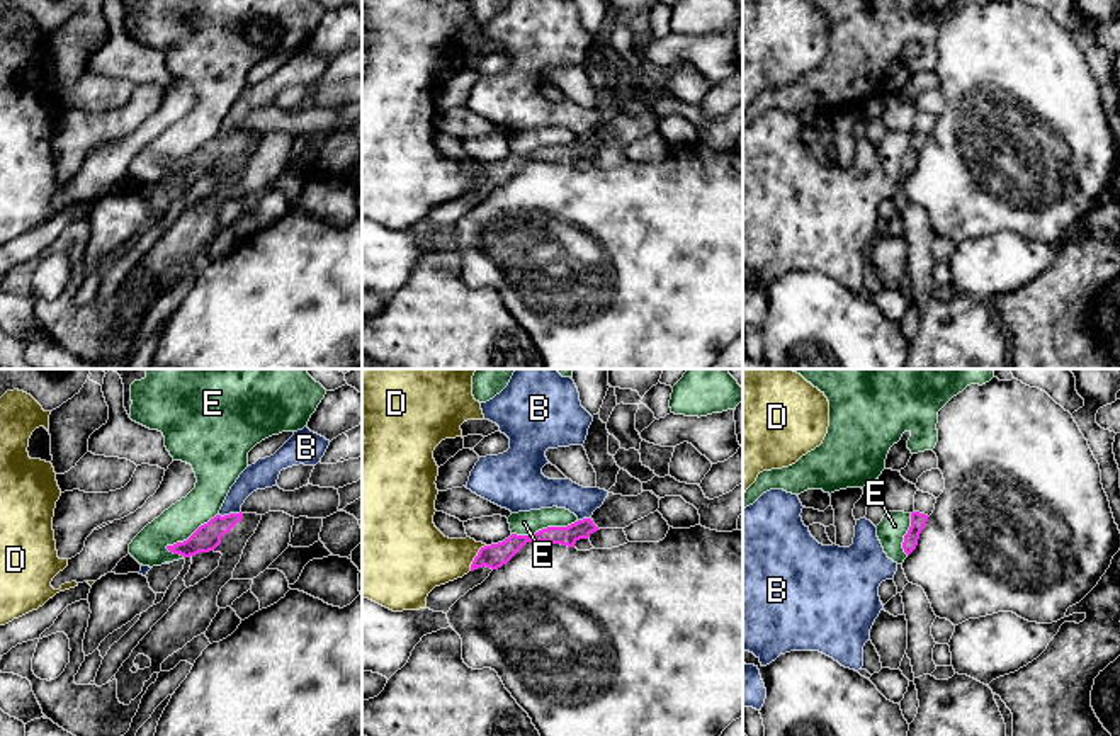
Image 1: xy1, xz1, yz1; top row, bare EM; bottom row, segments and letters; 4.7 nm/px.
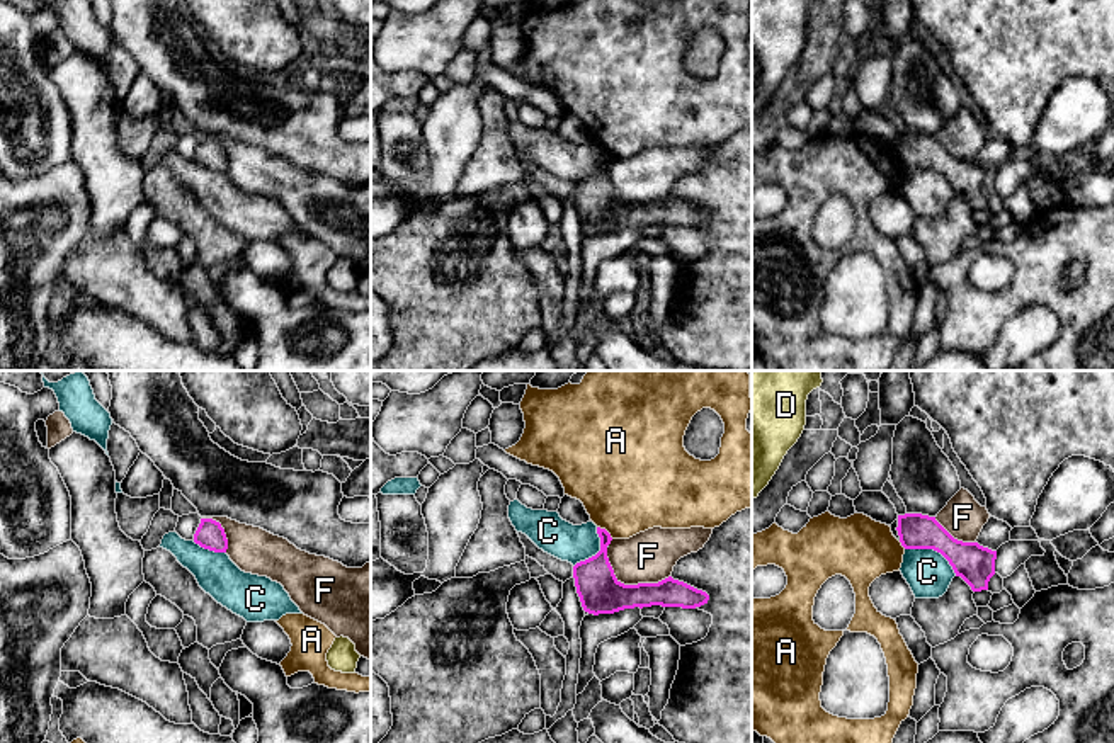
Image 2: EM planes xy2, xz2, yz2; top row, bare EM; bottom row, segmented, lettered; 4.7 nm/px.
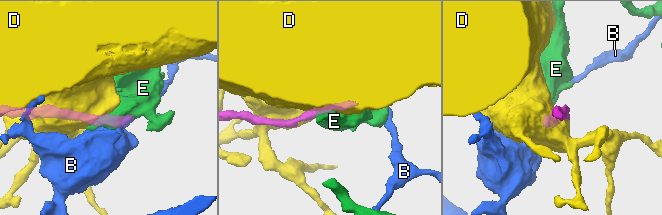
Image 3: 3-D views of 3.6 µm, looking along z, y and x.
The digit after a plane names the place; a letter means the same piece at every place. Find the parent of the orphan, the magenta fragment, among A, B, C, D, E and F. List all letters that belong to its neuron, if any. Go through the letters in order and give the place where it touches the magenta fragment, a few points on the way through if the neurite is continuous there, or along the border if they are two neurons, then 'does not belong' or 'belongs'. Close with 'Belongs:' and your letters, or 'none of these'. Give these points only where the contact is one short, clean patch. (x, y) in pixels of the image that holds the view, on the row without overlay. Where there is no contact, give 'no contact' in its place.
A: contact xz2 (606, 150); border xz2 (597, 145), (613, 157); does not belong
B: contact xy1 (230, 133); border xy1 (240, 130), (218, 135); does not belong
C: contact yz2 (934, 169); border yz2 (905, 167), (936, 169), (956, 194); does not belong
D: contact xz1 (475, 177); does not belong
E: contact xy1 (192, 153); border xy1 (216, 133), (186, 158), (165, 167); does not belong
F: contact xz2 (628, 204); does not belong
Belongs: none of these

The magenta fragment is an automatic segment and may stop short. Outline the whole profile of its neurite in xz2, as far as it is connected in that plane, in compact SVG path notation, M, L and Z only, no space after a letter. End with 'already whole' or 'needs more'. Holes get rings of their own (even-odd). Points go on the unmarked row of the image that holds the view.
M597 146L600 170L573 185L577 213L585 231L614 233L634 226L682 226L696 228L708 223L709 214L672 196L658 202L621 202L607 177L607 165L612 156L605 148Z | already whole

